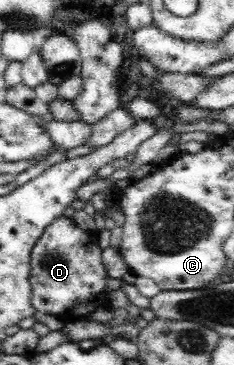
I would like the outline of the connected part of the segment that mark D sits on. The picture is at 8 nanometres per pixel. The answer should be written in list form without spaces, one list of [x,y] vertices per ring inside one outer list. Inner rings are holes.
[[[65,216],[56,219],[44,230],[43,236],[33,247],[31,256],[30,283],[32,284],[32,304],[38,312],[45,312],[50,316],[60,316],[68,320],[83,318],[94,312],[100,306],[110,306],[108,292],[105,287],[107,277],[106,266],[102,263],[102,248],[96,243],[96,233],[83,232],[73,218]]]

